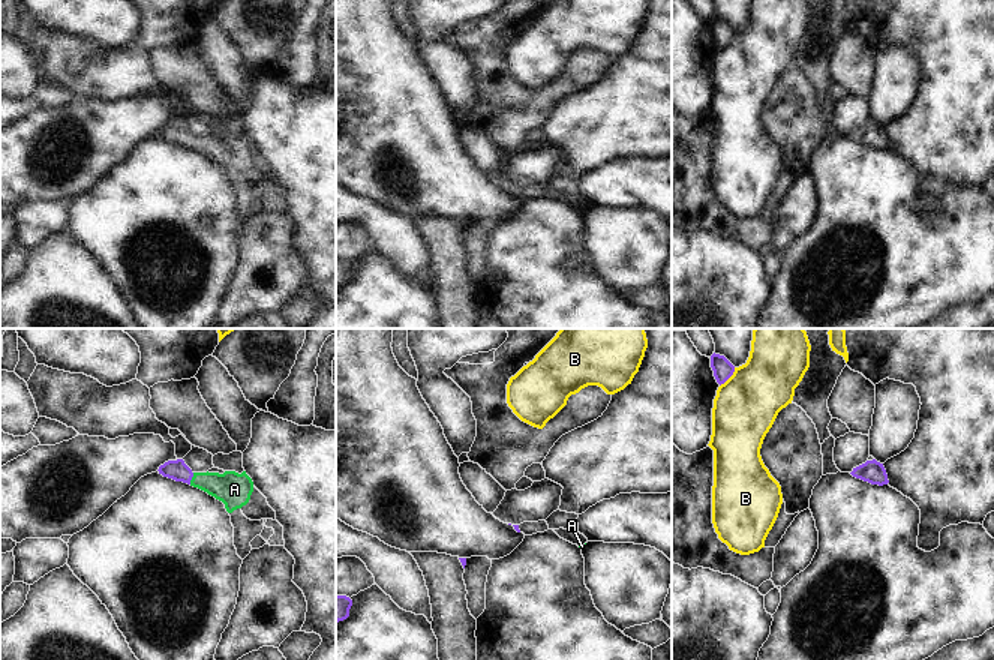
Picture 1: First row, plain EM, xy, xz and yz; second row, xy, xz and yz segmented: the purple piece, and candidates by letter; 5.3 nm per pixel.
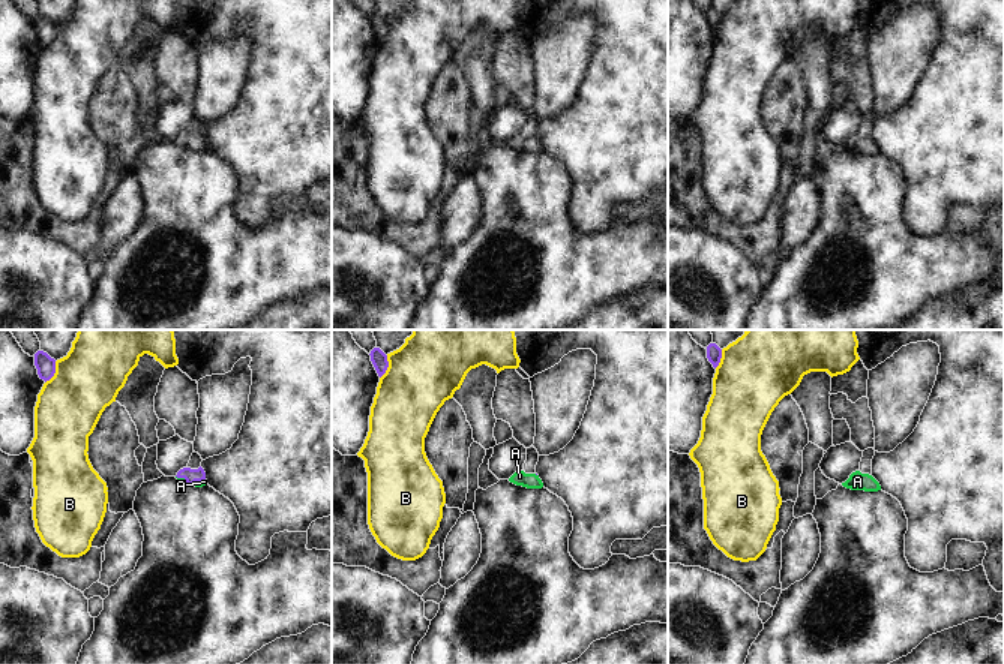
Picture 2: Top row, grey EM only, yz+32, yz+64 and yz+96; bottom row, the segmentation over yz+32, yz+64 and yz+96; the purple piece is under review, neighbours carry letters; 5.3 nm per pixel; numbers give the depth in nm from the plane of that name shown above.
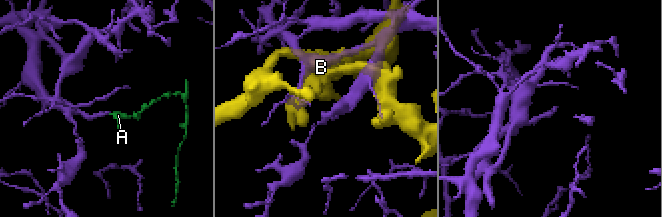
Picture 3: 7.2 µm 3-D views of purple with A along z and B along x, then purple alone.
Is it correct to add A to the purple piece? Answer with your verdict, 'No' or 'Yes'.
Yes.

